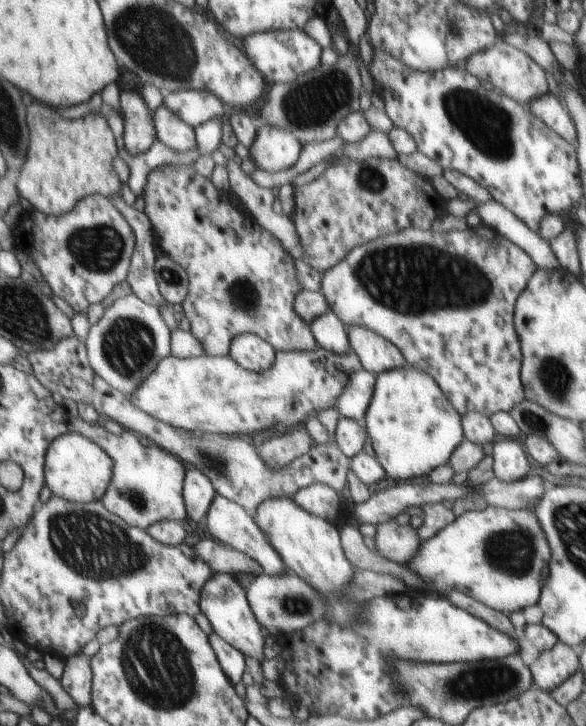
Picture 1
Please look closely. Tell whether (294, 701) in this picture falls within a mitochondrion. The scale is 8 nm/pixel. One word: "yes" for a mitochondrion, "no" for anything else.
no

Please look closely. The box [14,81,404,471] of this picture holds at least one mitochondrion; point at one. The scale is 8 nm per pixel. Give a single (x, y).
(127, 345)

